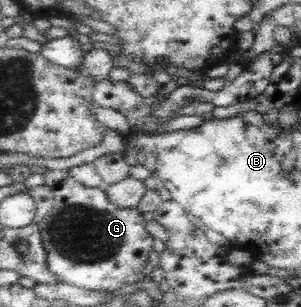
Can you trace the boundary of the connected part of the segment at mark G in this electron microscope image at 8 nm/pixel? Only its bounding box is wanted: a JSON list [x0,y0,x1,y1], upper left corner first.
[39,169,154,291]

